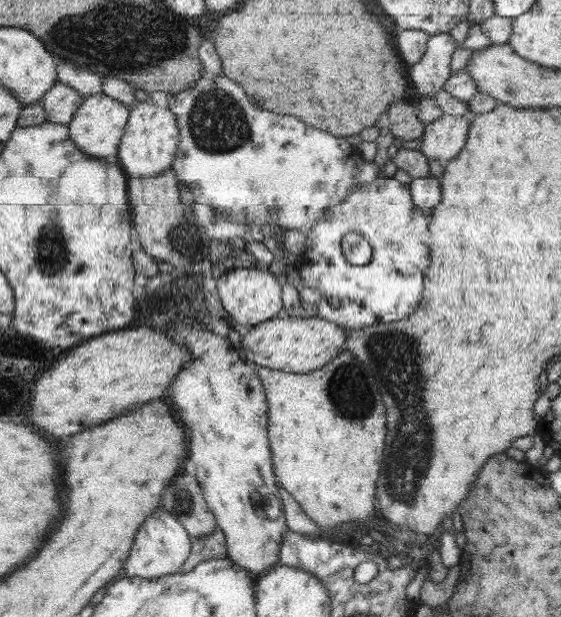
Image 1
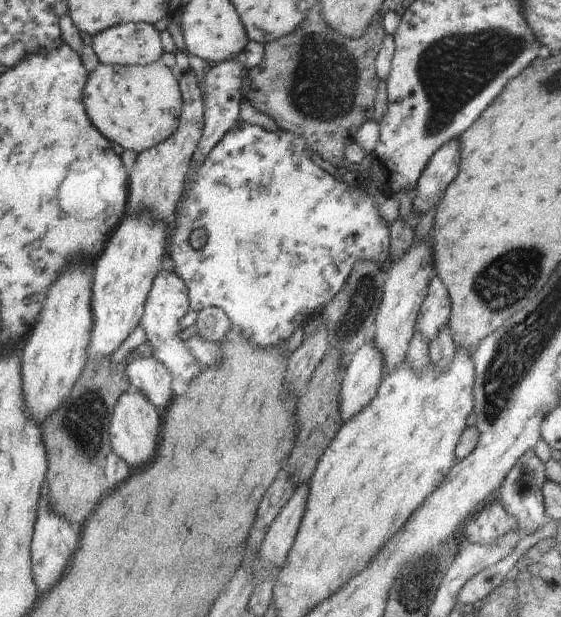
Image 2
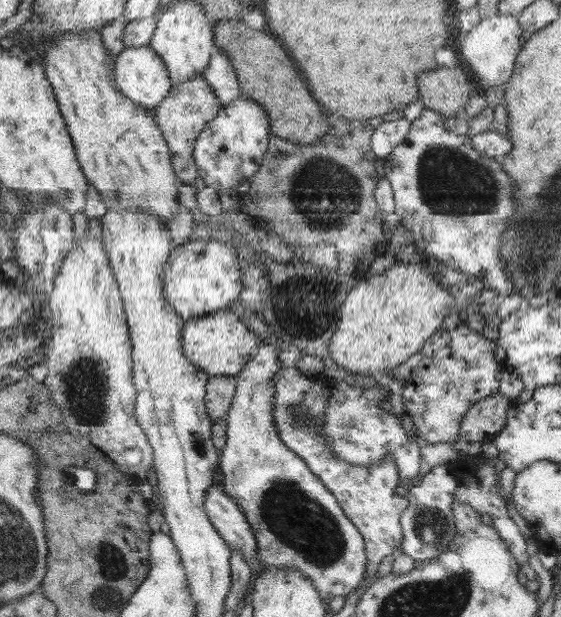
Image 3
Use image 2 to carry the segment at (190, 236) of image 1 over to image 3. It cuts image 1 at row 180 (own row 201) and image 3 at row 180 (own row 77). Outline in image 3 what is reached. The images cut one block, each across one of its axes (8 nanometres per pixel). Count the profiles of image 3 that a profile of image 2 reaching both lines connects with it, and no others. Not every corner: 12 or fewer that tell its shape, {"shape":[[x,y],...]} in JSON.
{"shape":[[203,76],[151,111],[175,178],[194,185],[196,139],[220,99]]}

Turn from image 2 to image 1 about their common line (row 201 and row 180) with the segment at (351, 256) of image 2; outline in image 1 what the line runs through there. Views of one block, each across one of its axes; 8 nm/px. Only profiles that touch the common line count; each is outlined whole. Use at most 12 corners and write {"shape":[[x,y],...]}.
{"shape":[[205,74],[171,166],[234,223],[297,228],[377,180],[345,138]]}

